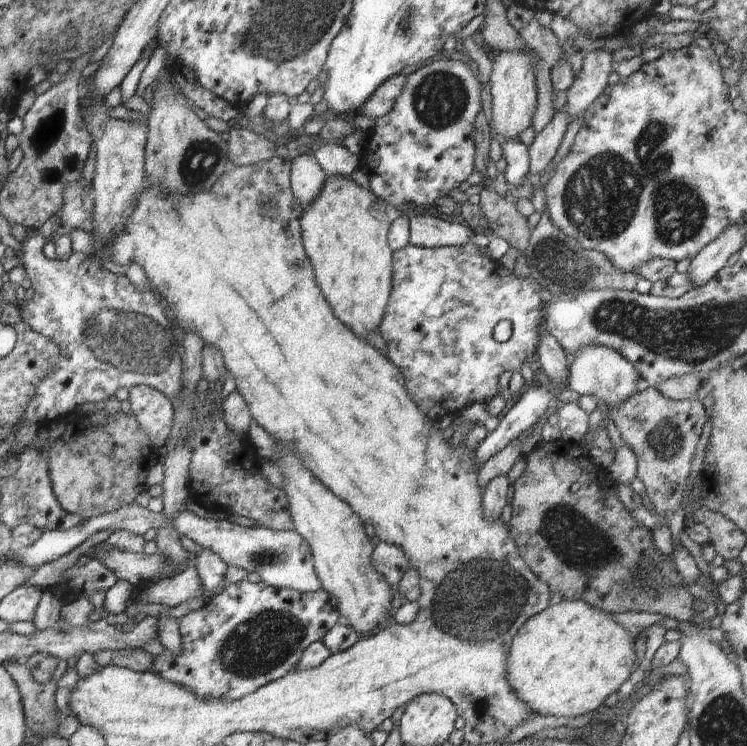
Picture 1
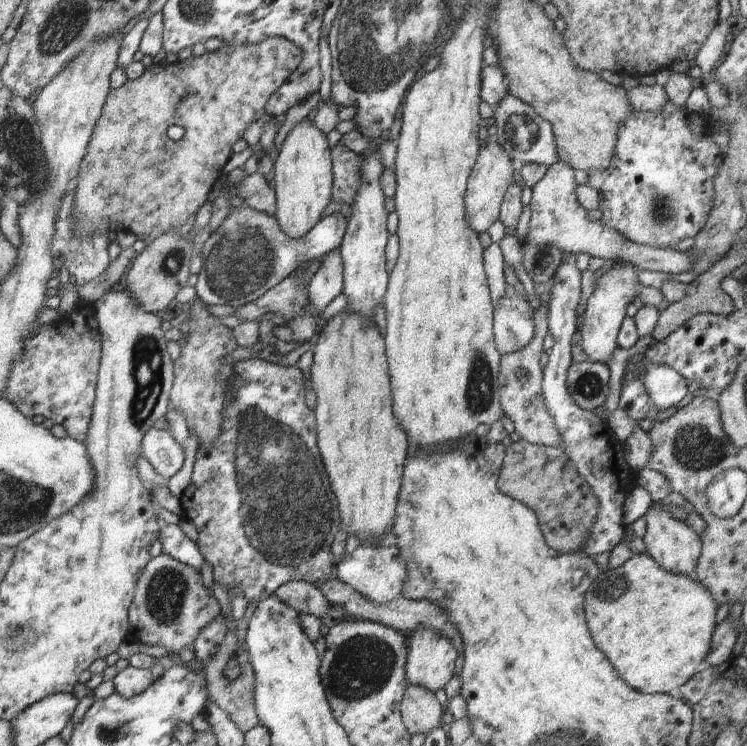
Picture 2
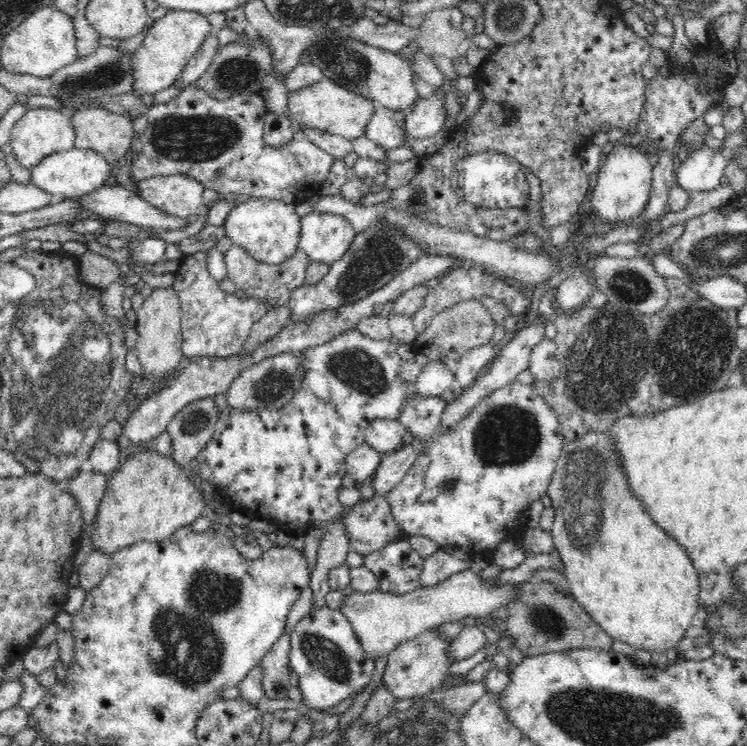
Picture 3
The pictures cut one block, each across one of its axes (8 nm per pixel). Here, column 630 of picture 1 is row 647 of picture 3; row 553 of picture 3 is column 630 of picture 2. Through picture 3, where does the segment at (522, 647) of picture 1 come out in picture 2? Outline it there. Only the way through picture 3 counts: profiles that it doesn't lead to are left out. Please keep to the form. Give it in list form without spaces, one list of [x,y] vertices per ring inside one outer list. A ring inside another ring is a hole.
[[[646,552],[633,555],[623,566],[601,572],[585,595],[588,630],[619,676],[636,691],[648,694],[669,692],[683,686],[704,666],[711,650],[719,609],[713,595],[686,573],[669,572]]]

